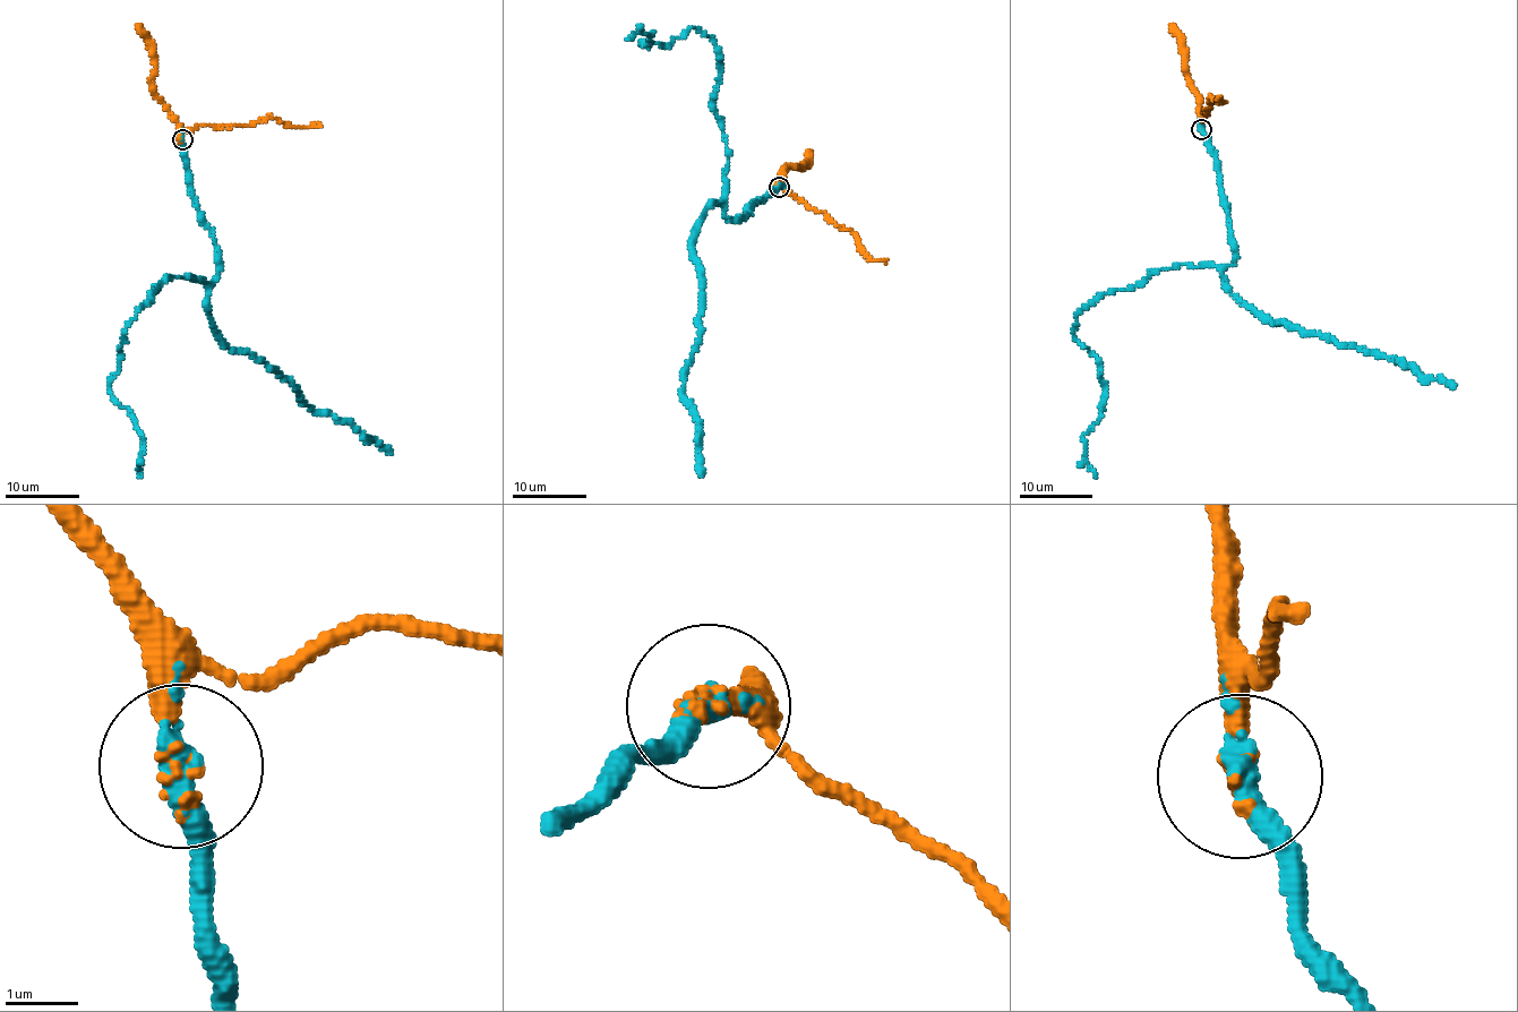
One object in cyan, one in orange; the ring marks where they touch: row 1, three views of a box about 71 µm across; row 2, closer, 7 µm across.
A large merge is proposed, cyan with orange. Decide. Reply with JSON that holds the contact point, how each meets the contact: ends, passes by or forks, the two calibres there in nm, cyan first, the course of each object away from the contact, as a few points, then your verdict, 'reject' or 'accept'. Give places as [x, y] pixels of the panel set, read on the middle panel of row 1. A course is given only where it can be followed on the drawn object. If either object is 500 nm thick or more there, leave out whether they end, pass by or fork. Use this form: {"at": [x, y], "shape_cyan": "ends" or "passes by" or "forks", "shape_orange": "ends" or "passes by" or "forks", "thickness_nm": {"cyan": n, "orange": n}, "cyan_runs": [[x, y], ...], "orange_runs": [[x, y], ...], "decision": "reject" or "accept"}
{"at": [779, 187], "shape_cyan": "passes by", "shape_orange": "ends", "thickness_nm": {"cyan": 320, "orange": 170}, "cyan_runs": [[779, 186], [728, 219], [714, 41], [691, 27], [667, 45], [640, 42], [653, 32], [627, 40]], "orange_runs": [[779, 186], [852, 232], [872, 259], [886, 260]], "decision": "accept"}

